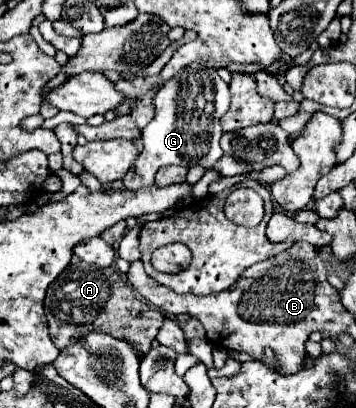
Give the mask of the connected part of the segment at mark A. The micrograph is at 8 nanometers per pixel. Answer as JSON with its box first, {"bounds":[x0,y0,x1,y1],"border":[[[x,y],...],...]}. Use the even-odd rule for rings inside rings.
{"bounds":[44,261,164,355],"border":[[[84,261],[78,265],[68,265],[48,287],[44,311],[48,317],[50,337],[58,349],[64,349],[68,343],[80,339],[88,331],[104,331],[134,343],[140,355],[148,353],[164,317],[156,307],[146,305],[142,299],[138,299],[138,295],[134,295],[134,289],[126,283],[122,273],[112,267],[100,269]]]}

